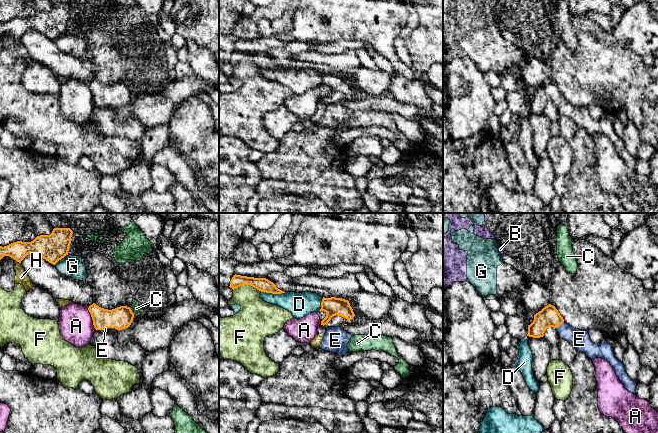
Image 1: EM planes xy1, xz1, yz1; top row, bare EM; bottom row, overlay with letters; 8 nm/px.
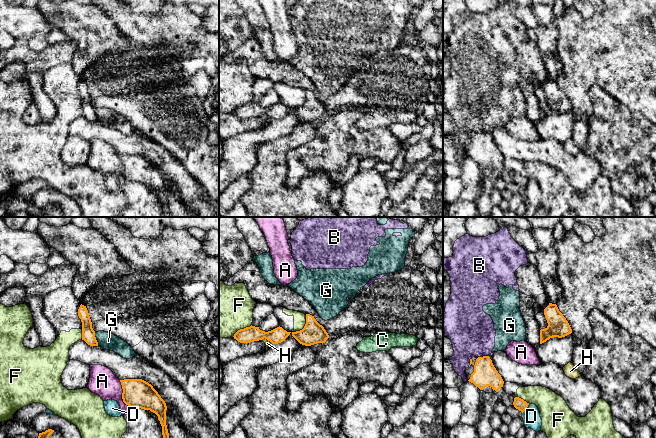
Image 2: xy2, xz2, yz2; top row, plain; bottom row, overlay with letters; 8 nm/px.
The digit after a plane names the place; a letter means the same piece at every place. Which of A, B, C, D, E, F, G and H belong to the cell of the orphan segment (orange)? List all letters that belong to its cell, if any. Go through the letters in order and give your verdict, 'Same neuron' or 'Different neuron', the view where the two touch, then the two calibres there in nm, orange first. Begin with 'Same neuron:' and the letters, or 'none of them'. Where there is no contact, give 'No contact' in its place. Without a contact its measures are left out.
Same neuron: E
A: Different neuron. Touches orange in xy2. Thickness 220 nm (orange) against 220 nm
B: Different neuron. Touches orange in yz2. Thickness 190 nm (orange) against 360 nm
C: Different neuron. Touches orange in xy1. Thickness 180 nm (orange) against 80 nm
D: Different neuron. Touches orange in xz1. Thickness 110 nm (orange) against 190 nm
E: Same neuron. Touches orange in yz1. Thickness 160 nm (orange) against 160 nm
F: Different neuron. Touches orange in xz1. Thickness 110 nm (orange) against 260 nm
G: Different neuron. Touches orange in xy1. Thickness 220 nm (orange) against 180 nm
H: Different neuron. Touches orange in xz2. Thickness 130 nm (orange) against 50 nm

